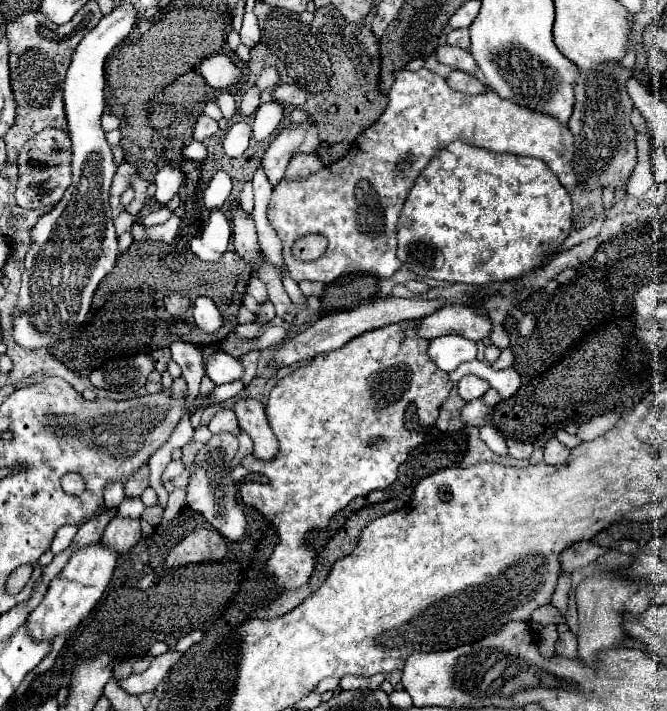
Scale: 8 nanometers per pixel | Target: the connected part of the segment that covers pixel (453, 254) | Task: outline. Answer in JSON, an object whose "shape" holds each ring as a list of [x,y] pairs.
{"shape":[[[457,141],[441,149],[417,177],[399,215],[397,229],[397,257],[413,273],[451,283],[489,285],[531,271],[563,245],[573,229],[571,197],[557,175],[537,157],[491,153]]]}

